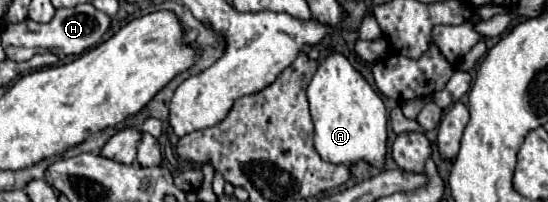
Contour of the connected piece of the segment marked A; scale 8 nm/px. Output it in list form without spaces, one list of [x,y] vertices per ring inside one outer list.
[[[333,52],[319,62],[307,88],[307,100],[315,124],[315,150],[333,164],[355,164],[367,160],[373,166],[385,164],[387,154],[387,110],[379,94],[353,68],[347,56]]]

